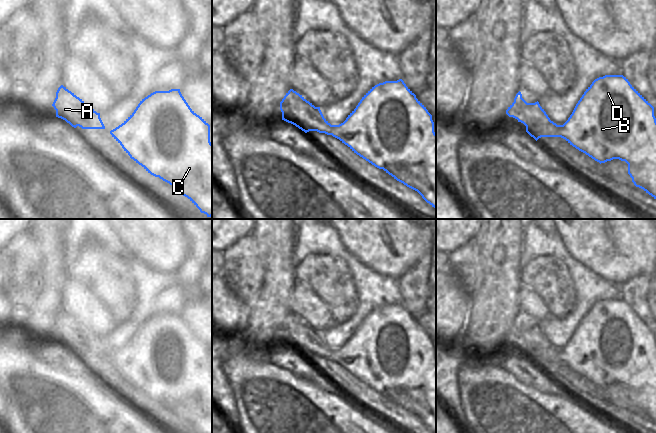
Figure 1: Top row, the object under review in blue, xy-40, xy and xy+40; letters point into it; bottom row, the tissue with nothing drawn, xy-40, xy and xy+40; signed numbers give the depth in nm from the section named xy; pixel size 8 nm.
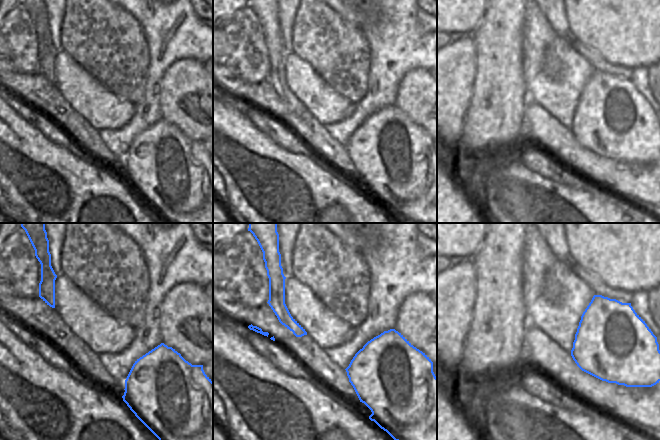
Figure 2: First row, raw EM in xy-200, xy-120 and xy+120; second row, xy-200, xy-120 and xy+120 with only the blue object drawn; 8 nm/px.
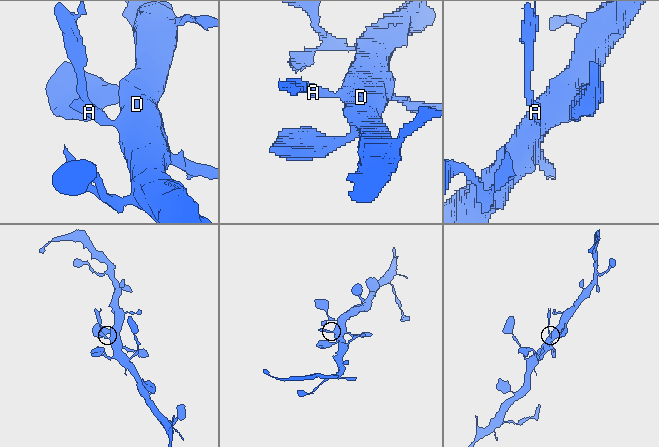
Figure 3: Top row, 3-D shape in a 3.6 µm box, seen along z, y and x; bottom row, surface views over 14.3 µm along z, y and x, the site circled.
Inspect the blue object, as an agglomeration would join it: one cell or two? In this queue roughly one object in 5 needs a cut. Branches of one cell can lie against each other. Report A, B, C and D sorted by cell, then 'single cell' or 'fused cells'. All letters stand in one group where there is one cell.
A / B C D; fused cells

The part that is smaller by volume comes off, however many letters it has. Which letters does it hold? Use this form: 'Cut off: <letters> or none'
Cut off: A

